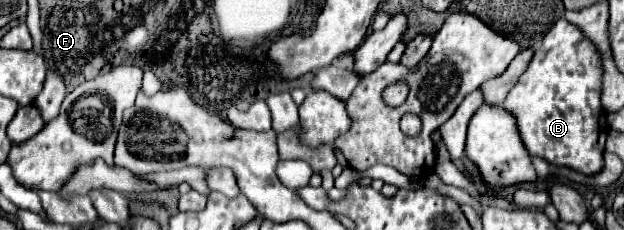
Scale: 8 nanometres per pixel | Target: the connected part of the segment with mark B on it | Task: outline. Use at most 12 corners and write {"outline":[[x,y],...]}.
{"outline":[[564,19],[502,107],[530,157],[604,169],[600,55]]}

